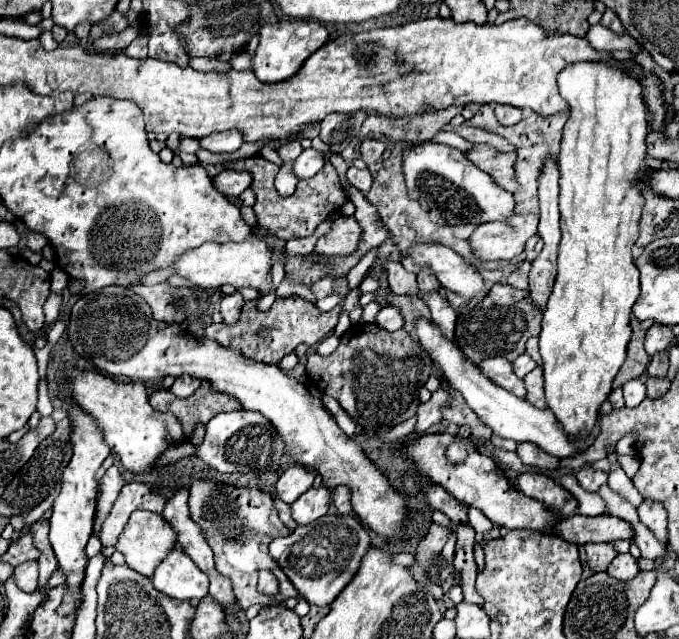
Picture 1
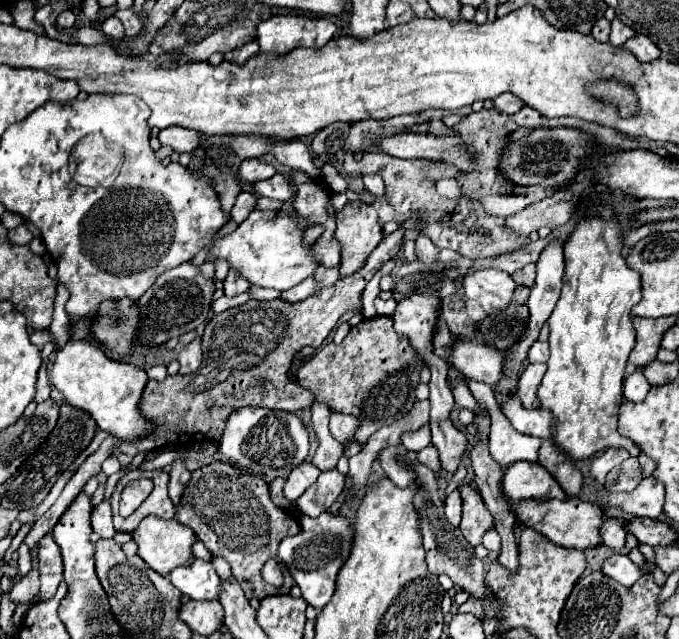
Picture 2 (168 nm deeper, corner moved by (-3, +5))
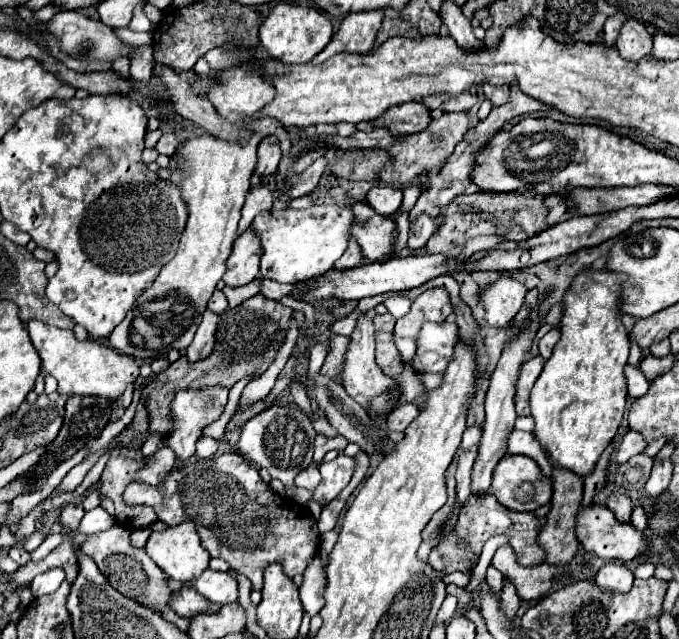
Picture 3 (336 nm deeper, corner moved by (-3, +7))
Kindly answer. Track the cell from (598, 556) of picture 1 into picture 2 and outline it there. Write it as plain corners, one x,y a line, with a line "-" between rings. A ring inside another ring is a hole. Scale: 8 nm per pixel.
606,518
600,528
600,536
602,536
602,546
612,548
612,550
622,550
624,540
626,540
626,530
622,528
622,518

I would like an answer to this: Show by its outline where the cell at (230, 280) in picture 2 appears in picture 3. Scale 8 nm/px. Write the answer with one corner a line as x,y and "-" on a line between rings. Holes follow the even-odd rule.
248,228
236,238
232,254
226,260
228,268
224,274
224,282
228,286
244,286
252,282
260,270
260,256
262,256
260,238
252,228

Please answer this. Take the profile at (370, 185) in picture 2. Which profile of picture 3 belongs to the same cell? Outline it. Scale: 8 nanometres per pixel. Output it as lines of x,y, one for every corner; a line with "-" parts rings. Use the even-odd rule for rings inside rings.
374,186
366,194
366,204
382,216
392,216
402,206
402,190
392,186

